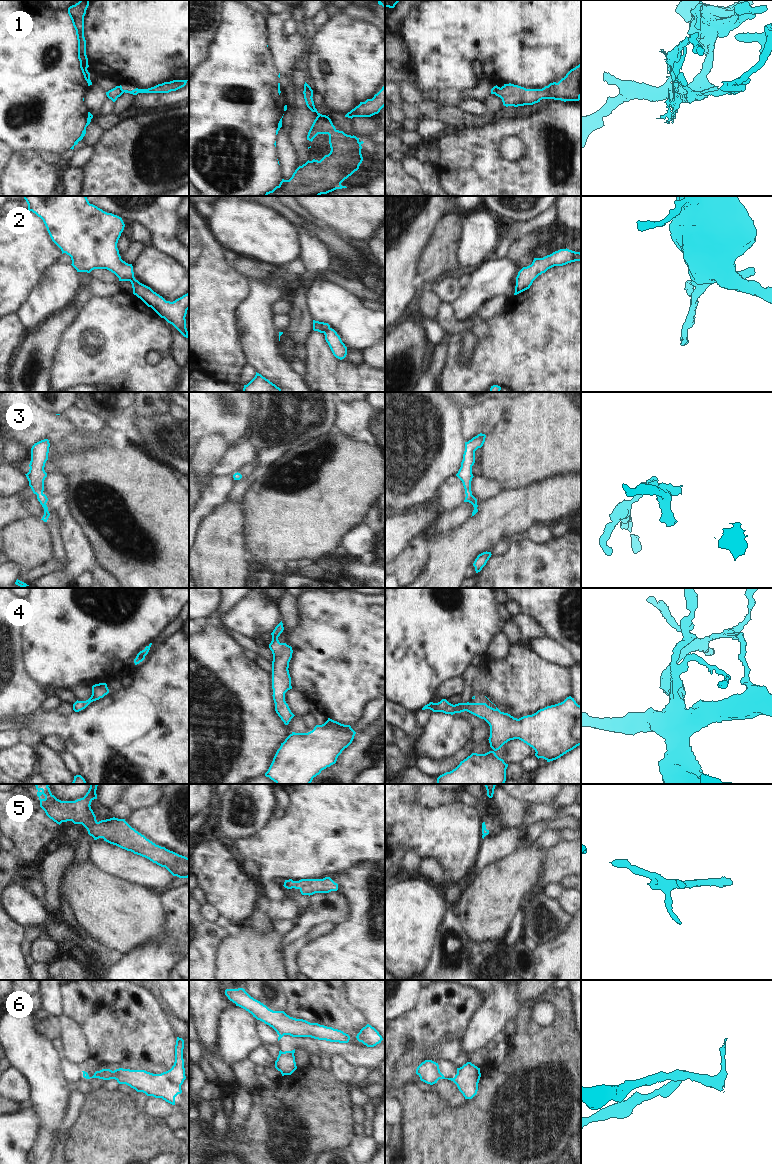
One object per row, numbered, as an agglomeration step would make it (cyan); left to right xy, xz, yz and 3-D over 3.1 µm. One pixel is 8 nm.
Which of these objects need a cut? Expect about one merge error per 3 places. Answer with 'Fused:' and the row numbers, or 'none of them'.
Fused: 1, 2, 6

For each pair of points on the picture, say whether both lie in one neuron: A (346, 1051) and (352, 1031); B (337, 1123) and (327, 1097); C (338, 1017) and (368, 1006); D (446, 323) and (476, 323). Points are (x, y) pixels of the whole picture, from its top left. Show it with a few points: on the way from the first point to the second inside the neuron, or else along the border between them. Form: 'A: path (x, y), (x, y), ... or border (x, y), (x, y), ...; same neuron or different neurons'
A: border (348, 1042), (366, 1047); different neurons
B: path (331, 1117), (327, 1113), (327, 1103); same neuron
C: border (346, 990), (346, 998), (362, 1014), (367, 1023); different neurons
D: path (453, 324), (469, 323); same neuron

